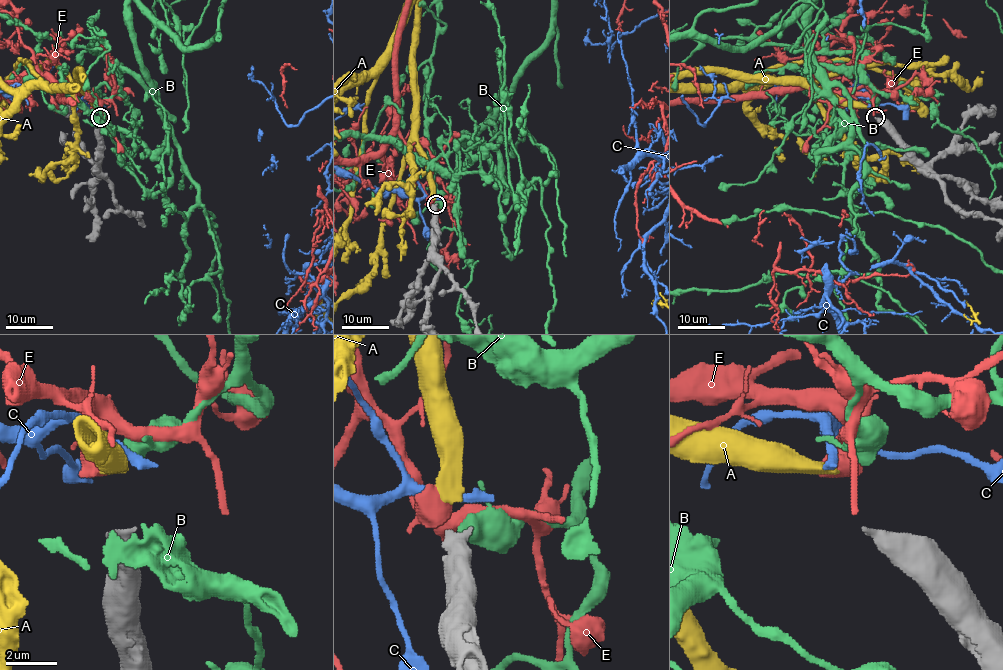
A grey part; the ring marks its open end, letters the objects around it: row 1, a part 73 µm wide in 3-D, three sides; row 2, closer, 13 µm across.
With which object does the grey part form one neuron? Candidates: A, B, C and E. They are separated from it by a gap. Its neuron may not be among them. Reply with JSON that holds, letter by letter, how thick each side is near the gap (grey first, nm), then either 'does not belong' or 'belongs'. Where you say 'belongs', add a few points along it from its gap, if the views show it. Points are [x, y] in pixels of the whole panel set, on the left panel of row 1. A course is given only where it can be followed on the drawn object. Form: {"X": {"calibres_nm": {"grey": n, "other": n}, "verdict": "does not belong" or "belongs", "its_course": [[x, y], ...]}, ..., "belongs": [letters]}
{"A": {"calibres_nm": {"grey": 360, "other": 440}, "verdict": "belongs"}, "B": {"calibres_nm": {"grey": 360, "other": 550}, "verdict": "does not belong"}, "C": {"calibres_nm": {"grey": 360, "other": 440}, "verdict": "does not belong"}, "E": {"calibres_nm": {"grey": 360, "other": 650}, "verdict": "does not belong"}, "belongs": ["A"]}

